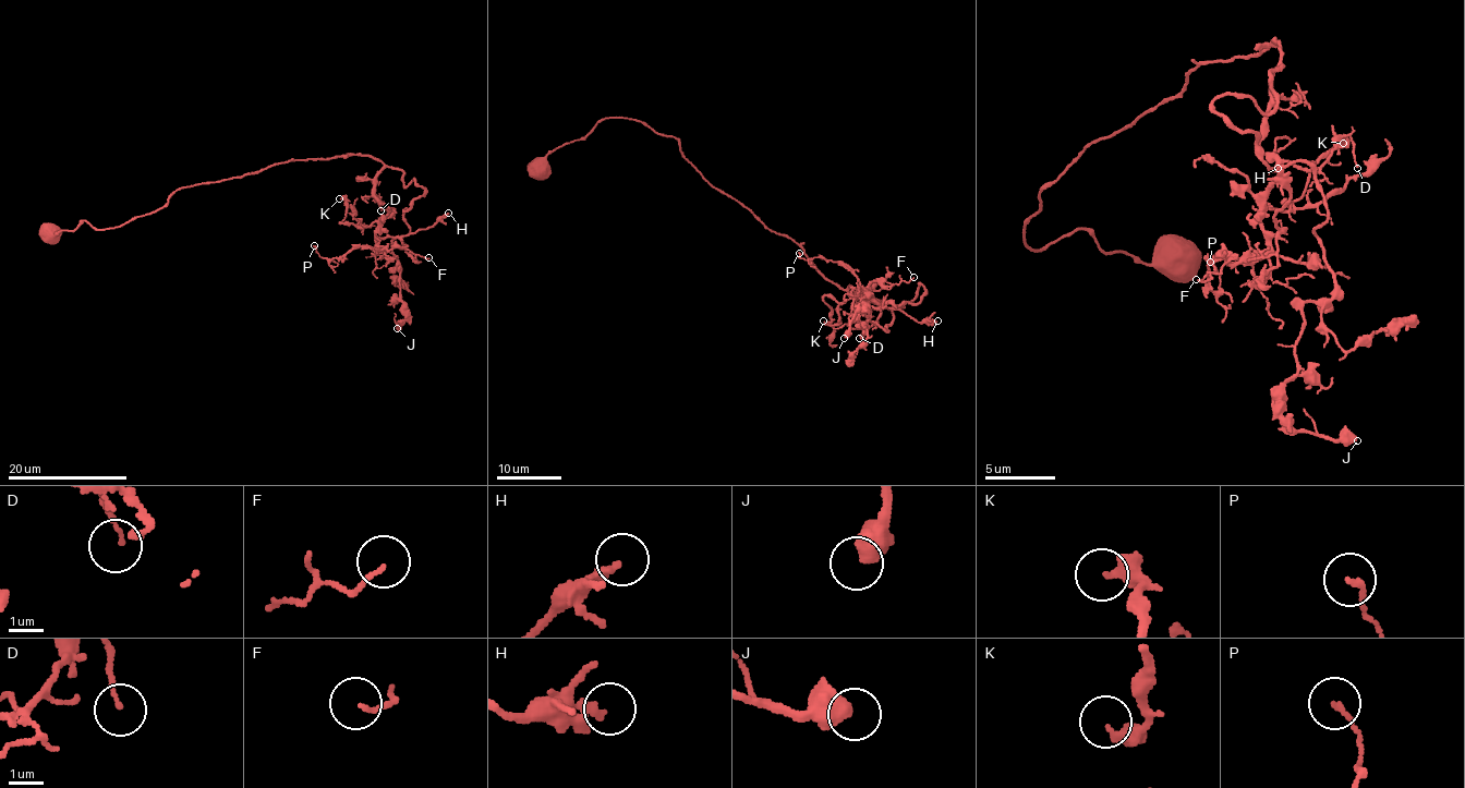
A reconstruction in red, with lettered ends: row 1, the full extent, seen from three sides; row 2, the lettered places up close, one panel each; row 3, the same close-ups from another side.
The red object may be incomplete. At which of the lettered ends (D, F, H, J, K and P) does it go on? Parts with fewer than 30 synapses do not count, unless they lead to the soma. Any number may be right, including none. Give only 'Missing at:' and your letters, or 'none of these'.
Missing at: none of these

